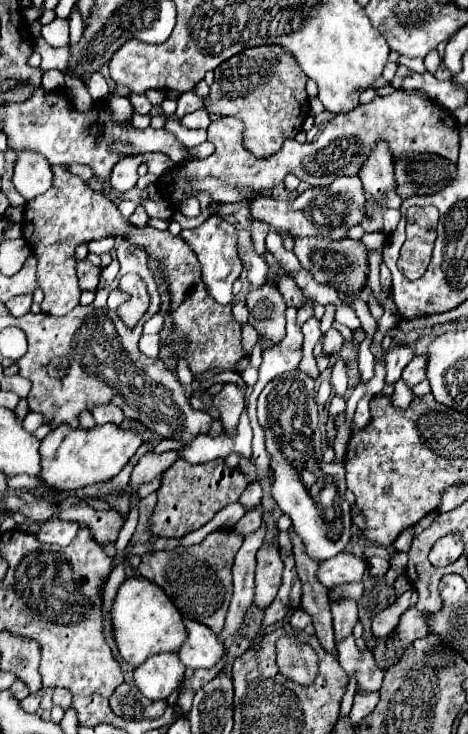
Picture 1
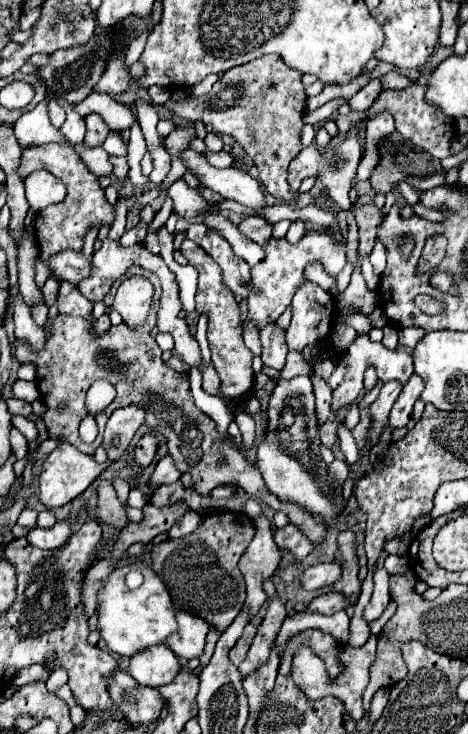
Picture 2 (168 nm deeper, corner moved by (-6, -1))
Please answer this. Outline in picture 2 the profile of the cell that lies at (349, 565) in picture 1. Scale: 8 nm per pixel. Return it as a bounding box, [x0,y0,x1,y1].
[298,563,342,591]

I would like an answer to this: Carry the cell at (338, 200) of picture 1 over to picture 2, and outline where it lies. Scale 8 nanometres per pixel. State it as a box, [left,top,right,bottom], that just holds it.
[182,149,266,209]

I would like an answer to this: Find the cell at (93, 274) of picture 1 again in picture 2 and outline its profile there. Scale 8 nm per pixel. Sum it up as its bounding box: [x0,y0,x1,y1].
[48,251,90,285]

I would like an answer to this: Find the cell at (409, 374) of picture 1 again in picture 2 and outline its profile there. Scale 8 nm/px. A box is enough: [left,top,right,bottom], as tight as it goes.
[390,375,424,429]

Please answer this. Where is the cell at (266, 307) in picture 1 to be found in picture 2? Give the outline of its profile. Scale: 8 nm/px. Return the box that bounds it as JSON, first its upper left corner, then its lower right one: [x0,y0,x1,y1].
[260,325,288,371]

